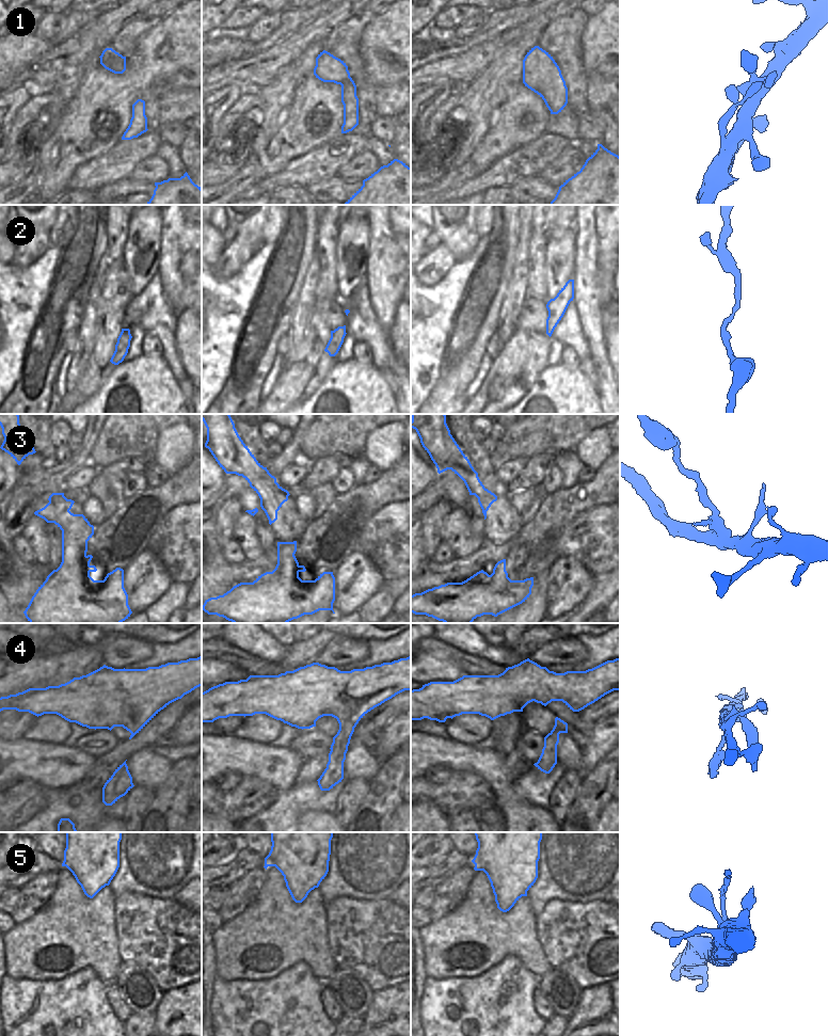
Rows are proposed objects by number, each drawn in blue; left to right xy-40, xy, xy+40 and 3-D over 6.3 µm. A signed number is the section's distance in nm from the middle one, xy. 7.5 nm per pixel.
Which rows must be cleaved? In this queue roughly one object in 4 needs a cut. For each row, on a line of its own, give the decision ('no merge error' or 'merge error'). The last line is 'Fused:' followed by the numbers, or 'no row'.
1: no merge error
2: no merge error
3: merge error
4: no merge error
5: merge error
Fused: 3, 5

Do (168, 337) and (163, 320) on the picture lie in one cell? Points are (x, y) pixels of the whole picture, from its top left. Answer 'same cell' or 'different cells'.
same cell

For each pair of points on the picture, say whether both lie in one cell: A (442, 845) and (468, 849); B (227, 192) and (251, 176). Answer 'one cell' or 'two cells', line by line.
A: two cells
B: one cell

